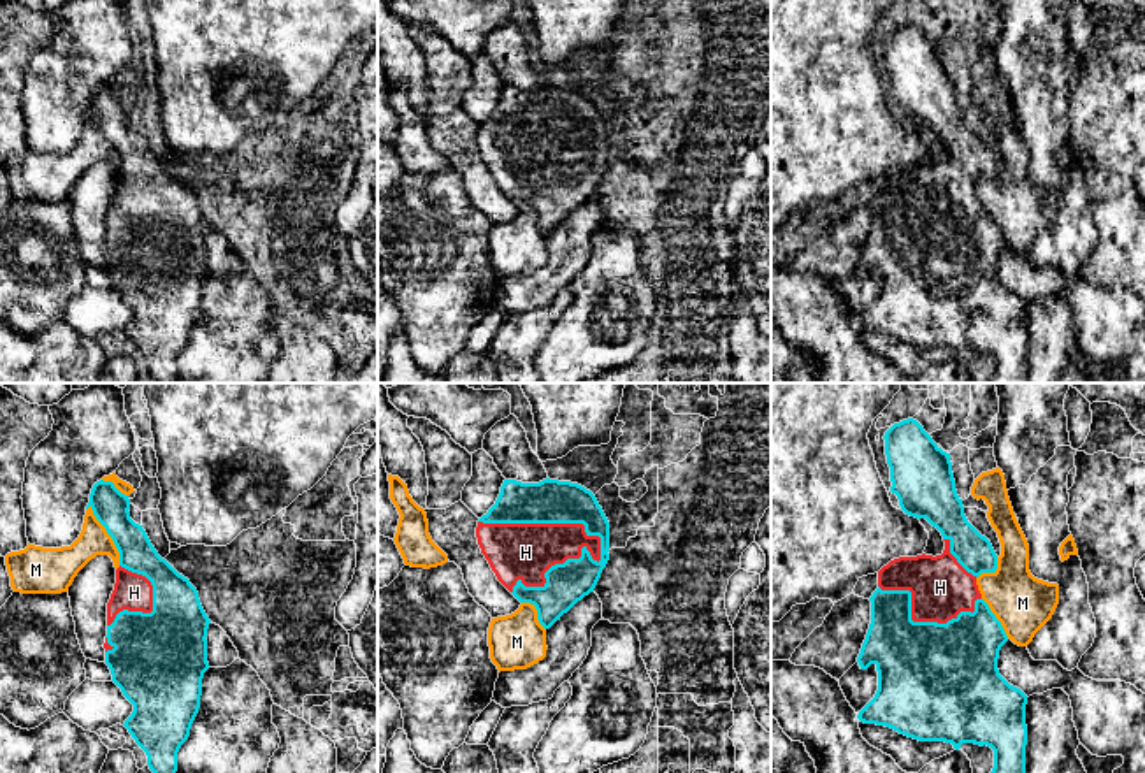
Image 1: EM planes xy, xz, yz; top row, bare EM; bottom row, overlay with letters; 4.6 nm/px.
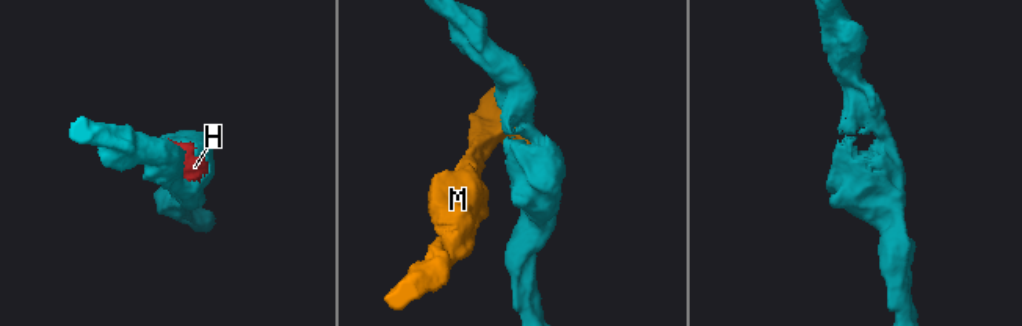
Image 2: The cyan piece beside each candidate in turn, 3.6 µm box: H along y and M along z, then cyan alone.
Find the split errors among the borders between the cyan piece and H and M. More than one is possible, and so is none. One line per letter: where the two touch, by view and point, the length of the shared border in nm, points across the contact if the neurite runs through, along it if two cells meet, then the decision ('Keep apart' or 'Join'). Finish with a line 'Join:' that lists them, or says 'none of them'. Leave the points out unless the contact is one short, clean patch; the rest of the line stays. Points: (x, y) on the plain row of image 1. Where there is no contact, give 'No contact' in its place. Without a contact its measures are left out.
H: Touches cyan at xz (552, 129). Shared border 600 nm. Join
M: Touches cyan at xy (108, 139). Shared border 320 nm. Keep apart
Join: H

